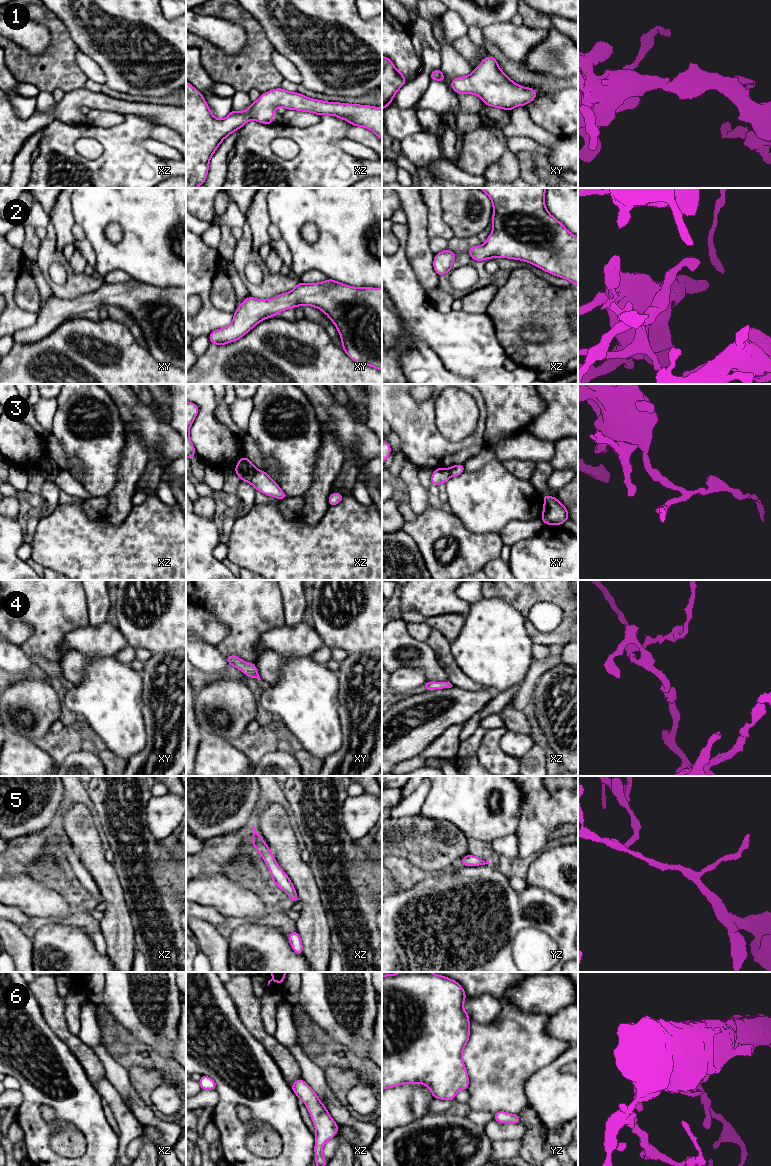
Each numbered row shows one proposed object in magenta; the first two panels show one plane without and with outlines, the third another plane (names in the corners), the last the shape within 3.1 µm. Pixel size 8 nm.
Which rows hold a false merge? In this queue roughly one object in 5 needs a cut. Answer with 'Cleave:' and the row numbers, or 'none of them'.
Cleave: 3

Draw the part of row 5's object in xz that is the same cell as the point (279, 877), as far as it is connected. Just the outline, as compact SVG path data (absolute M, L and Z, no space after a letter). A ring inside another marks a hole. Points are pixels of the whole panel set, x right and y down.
M252 826L251 829L253 830L251 839L252 844L255 849L260 853L262 859L265 861L268 869L270 870L273 879L272 883L283 889L288 894L288 897L291 898L293 904L298 902L298 896L290 878L280 868L274 856L272 855L268 845L260 837L254 826Z

